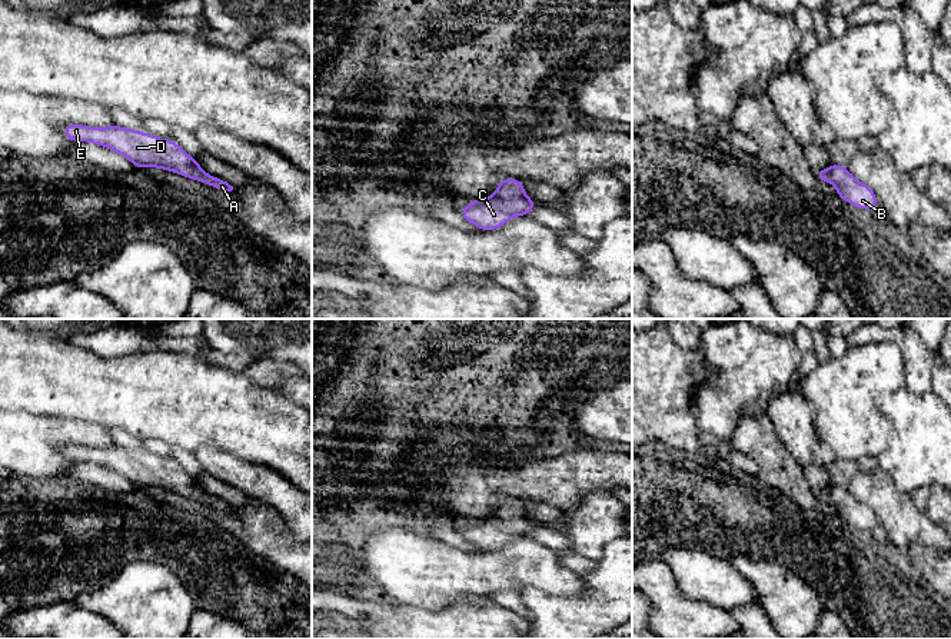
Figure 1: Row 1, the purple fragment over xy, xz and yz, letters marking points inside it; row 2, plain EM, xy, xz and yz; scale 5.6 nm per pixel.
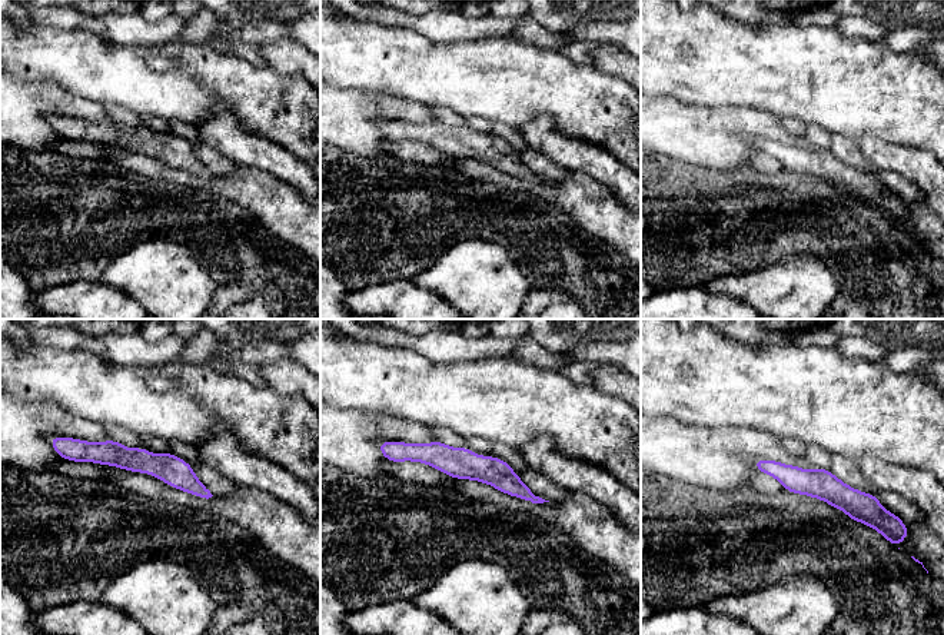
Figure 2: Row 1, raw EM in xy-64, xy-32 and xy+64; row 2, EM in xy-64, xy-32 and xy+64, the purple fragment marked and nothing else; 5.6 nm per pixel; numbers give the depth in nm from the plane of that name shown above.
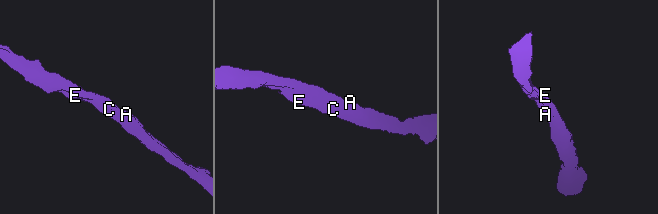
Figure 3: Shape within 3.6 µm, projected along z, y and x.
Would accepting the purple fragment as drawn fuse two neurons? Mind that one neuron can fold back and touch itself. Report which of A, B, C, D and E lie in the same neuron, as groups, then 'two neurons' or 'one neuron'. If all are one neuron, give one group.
A B C D E | one neuron

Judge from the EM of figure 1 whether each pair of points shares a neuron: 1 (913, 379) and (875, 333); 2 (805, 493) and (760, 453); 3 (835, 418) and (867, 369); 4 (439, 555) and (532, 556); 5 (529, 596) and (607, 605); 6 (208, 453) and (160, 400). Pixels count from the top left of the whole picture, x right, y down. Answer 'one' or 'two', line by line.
1: one
2: one
3: one
4: one
5: one
6: two

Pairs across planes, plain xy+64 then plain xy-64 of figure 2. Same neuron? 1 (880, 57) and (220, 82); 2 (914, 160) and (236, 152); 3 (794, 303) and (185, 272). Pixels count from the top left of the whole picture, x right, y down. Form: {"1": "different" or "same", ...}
{"1": "same", "2": "same", "3": "same"}

